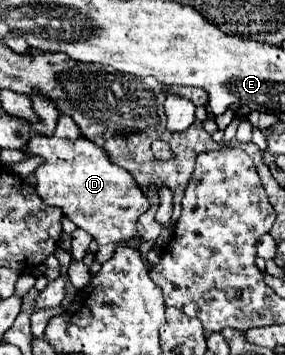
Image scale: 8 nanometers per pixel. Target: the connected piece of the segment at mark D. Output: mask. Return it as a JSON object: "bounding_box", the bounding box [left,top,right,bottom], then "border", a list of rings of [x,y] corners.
{"bounding_box":[25,115,151,245],"border":[[[61,115],[53,137],[35,135],[25,147],[29,155],[41,155],[47,161],[33,173],[39,197],[53,207],[59,207],[79,229],[85,229],[99,245],[113,241],[129,241],[137,235],[137,219],[151,207],[133,175],[117,167],[101,147],[81,135],[81,129]]]}

